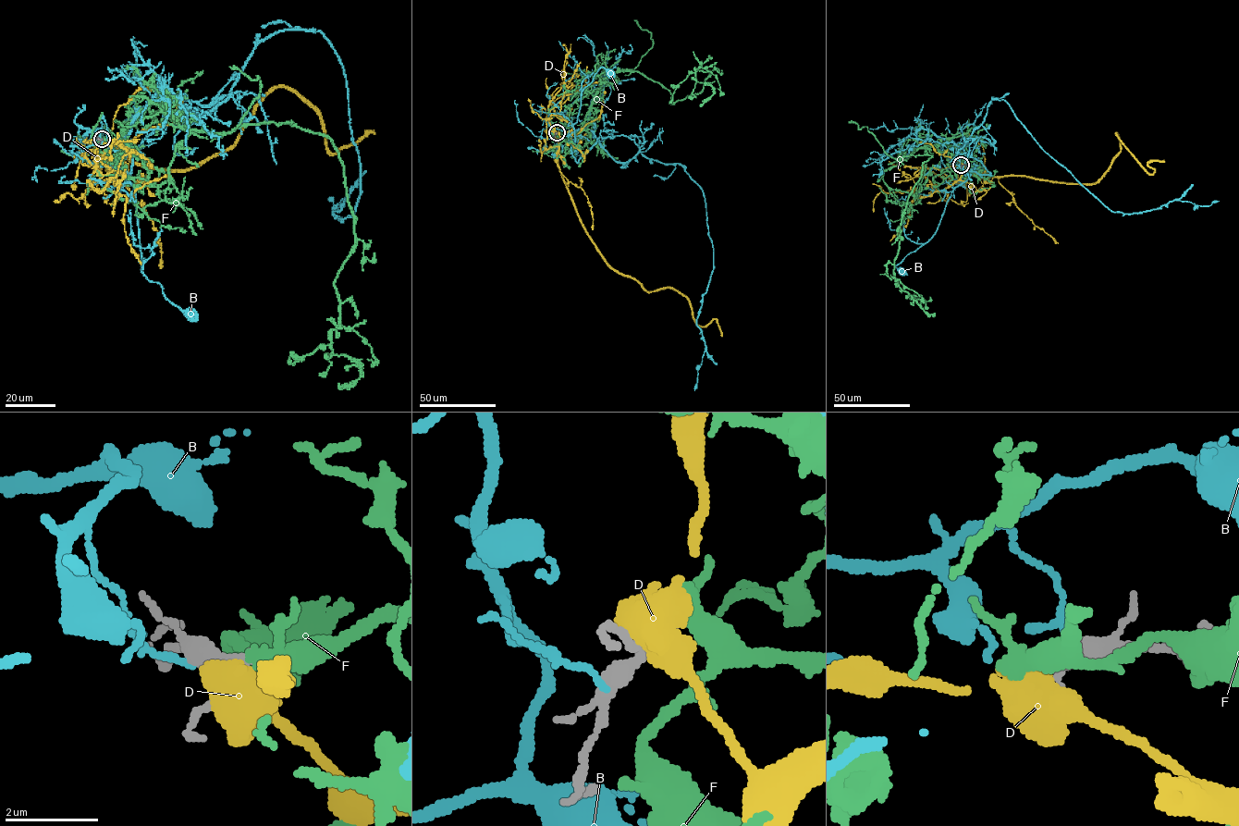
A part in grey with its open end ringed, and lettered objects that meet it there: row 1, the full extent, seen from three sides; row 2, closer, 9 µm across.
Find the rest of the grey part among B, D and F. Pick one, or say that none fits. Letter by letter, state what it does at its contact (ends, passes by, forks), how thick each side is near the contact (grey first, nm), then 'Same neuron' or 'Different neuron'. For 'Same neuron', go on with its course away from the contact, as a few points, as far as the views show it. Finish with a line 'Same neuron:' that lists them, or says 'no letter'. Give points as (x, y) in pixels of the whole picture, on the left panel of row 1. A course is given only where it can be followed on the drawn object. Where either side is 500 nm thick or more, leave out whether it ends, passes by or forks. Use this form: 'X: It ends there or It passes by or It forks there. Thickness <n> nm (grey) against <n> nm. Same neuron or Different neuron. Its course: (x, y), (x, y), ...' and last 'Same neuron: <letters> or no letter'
B: It ends there. Thickness 300 nm (grey) against 130 nm. Different neuron
D: Thickness 300 nm (grey) against 500 nm. Different neuron
F: It passes by. Thickness 240 nm (grey) against 400 nm. Different neuron
Same neuron: no letter

